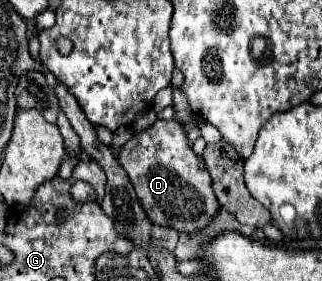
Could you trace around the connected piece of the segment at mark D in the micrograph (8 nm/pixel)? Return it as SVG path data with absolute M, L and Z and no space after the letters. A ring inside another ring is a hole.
M157 120L147 130L133 134L117 154L127 176L153 224L165 224L179 232L195 232L211 222L219 212L219 202L211 190L205 162L197 158L177 120Z

